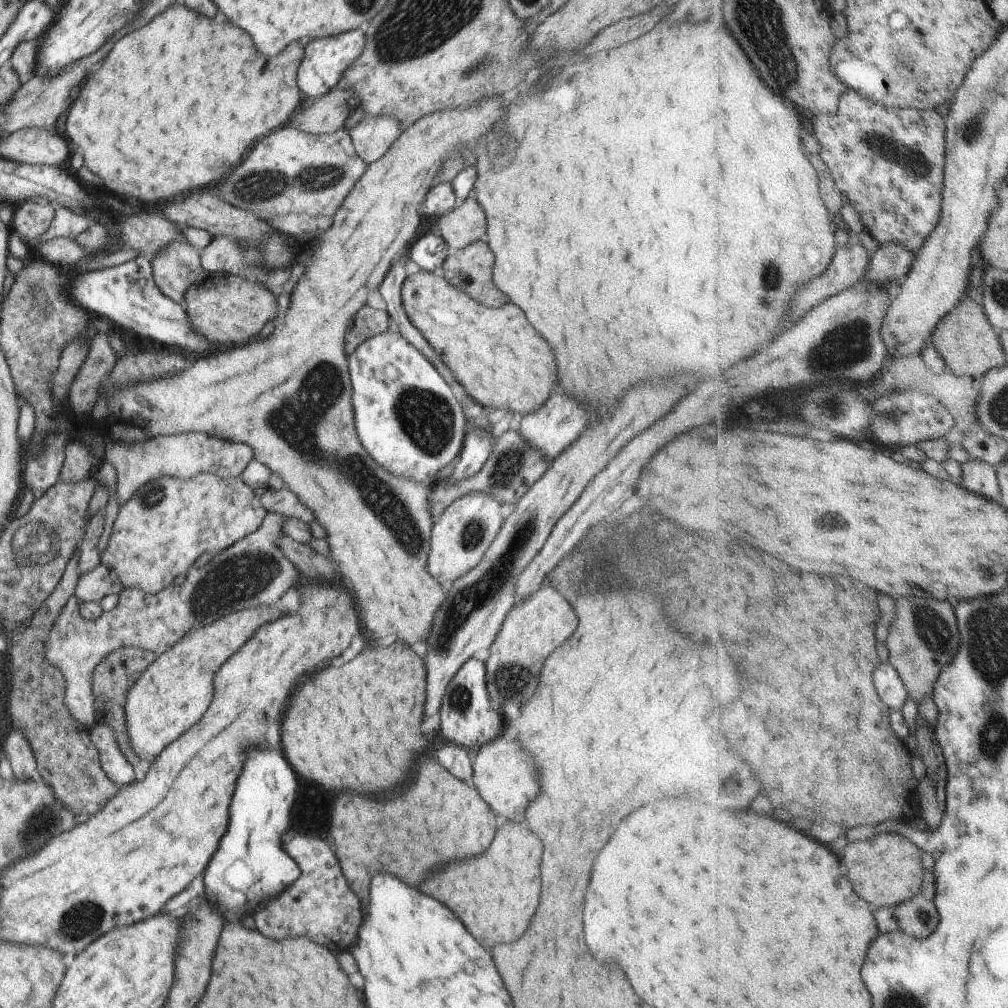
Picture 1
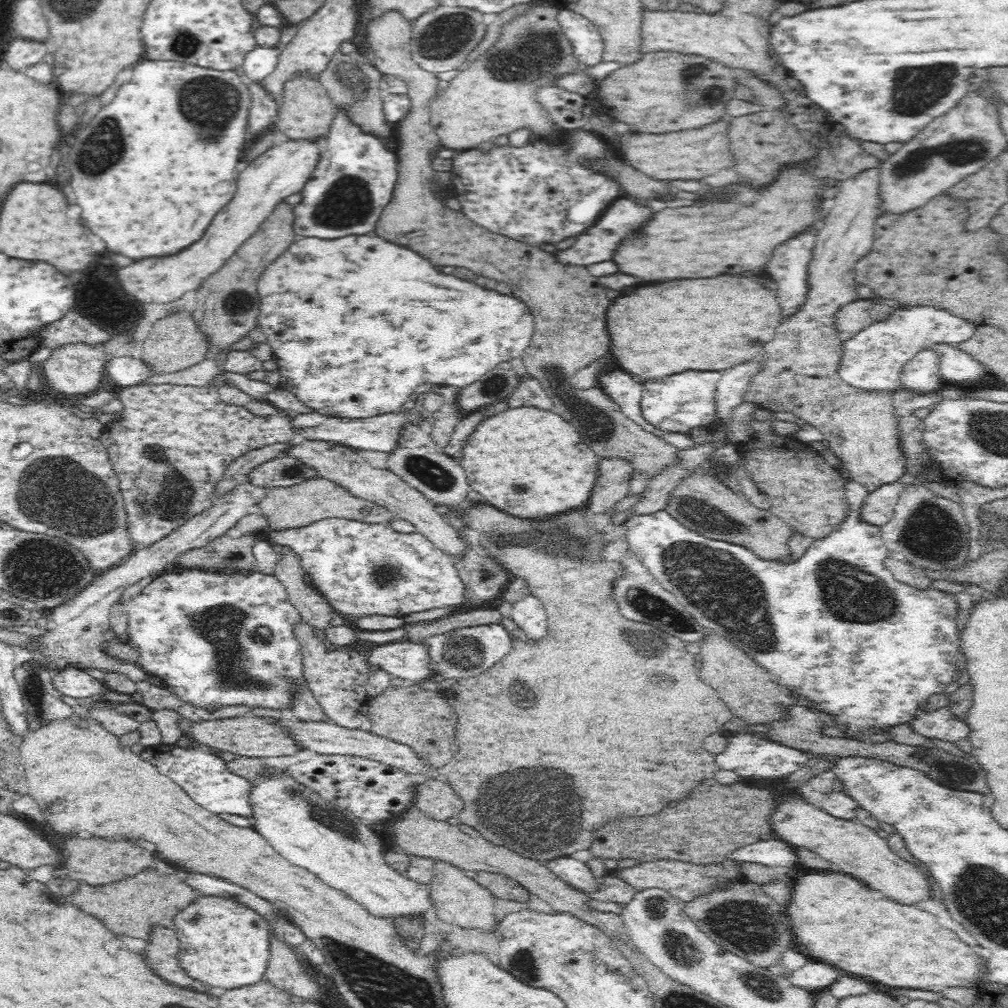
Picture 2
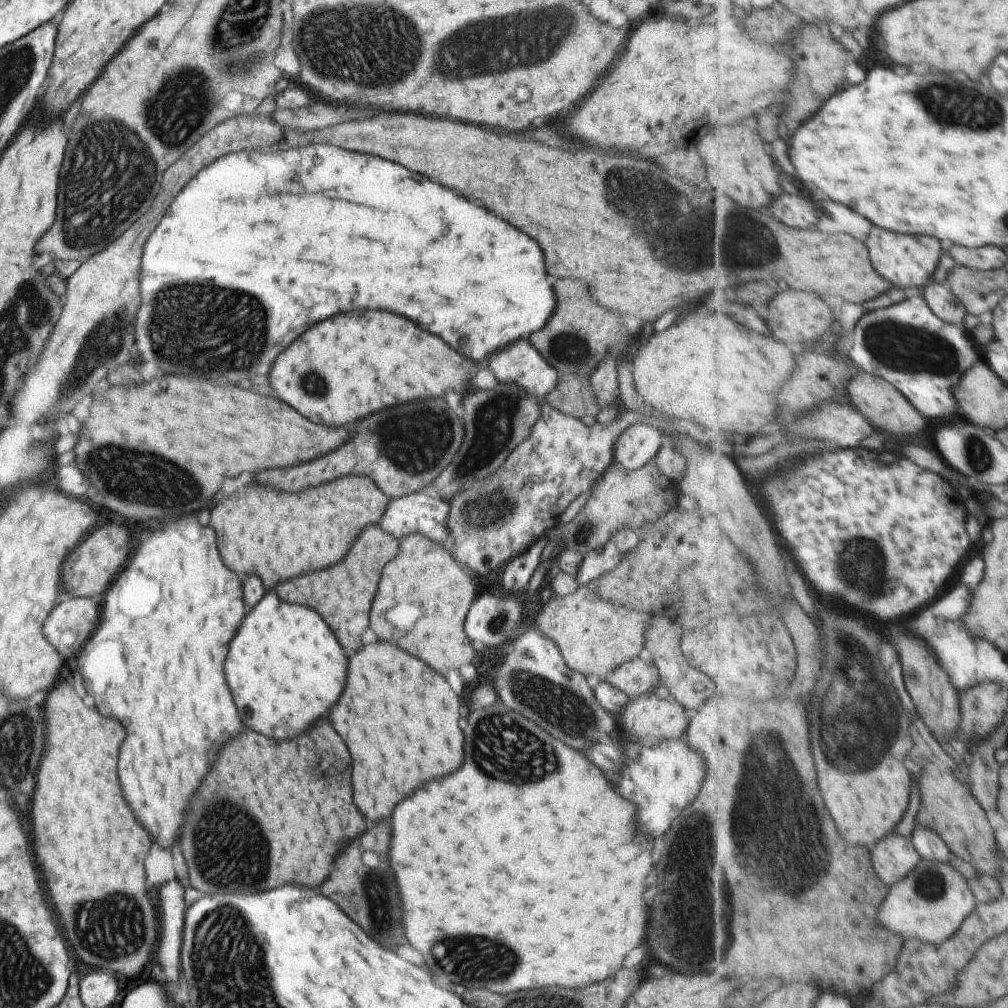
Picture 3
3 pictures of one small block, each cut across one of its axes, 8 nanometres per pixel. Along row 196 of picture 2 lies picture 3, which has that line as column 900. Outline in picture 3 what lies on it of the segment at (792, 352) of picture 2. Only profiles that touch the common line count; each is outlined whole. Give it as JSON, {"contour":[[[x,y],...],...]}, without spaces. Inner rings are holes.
{"contour":[[[890,832],[875,848],[875,867],[885,884],[892,887],[914,871],[922,861],[922,854],[909,838]]]}

